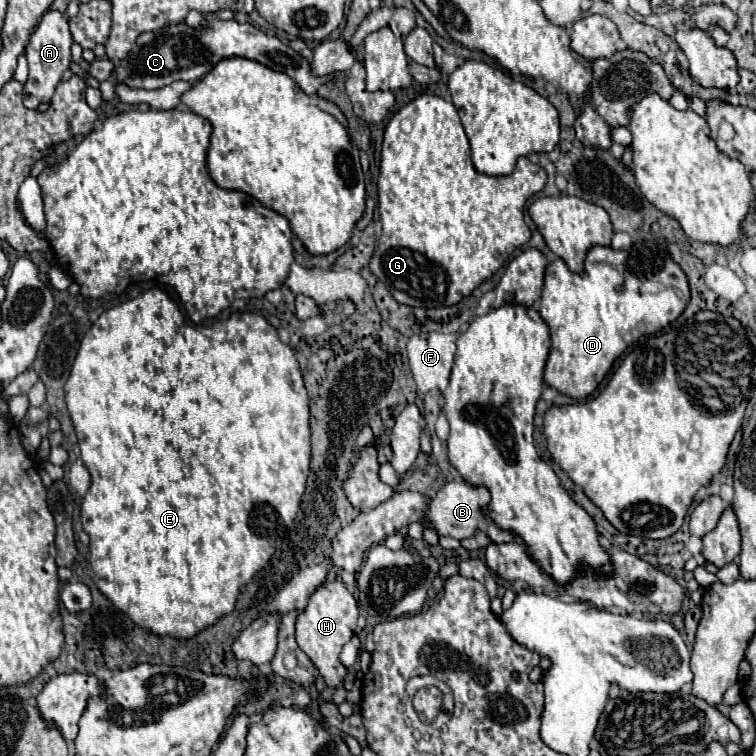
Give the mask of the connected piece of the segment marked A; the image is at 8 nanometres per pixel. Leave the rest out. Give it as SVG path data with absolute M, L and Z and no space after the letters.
M46 11L26 47L30 77L24 85L24 105L28 109L36 109L40 103L48 103L50 97L54 95L54 89L60 83L62 73L72 63L70 45L72 45L72 33L68 29L68 17L64 17L64 13L60 13L60 11Z

